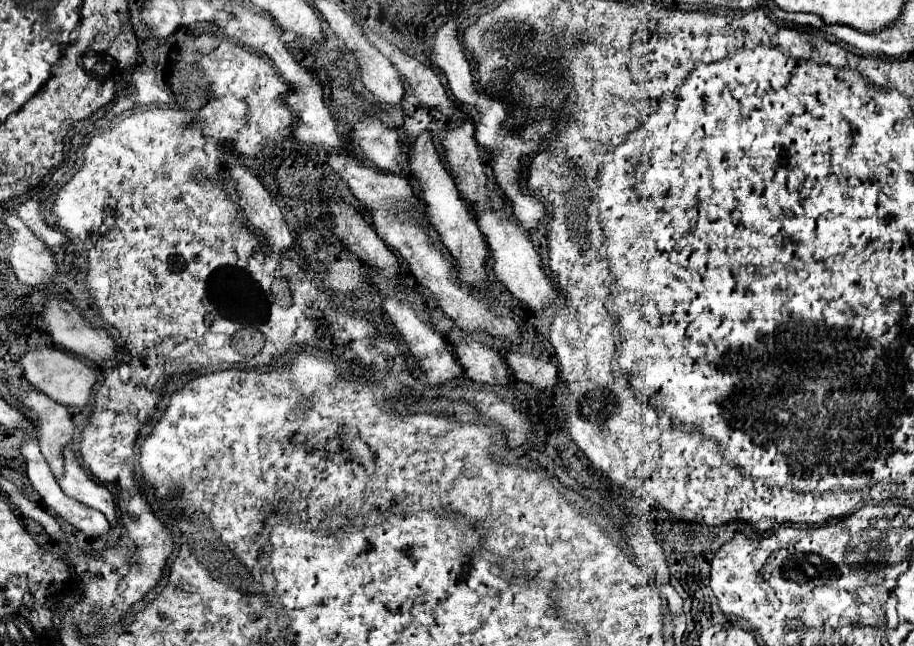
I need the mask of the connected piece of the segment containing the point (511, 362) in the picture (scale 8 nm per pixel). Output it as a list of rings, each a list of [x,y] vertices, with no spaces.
[[[507,351],[507,365],[513,375],[525,383],[533,383],[539,389],[553,387],[557,383],[557,369],[549,361],[543,361],[533,355],[525,355],[521,351]]]

